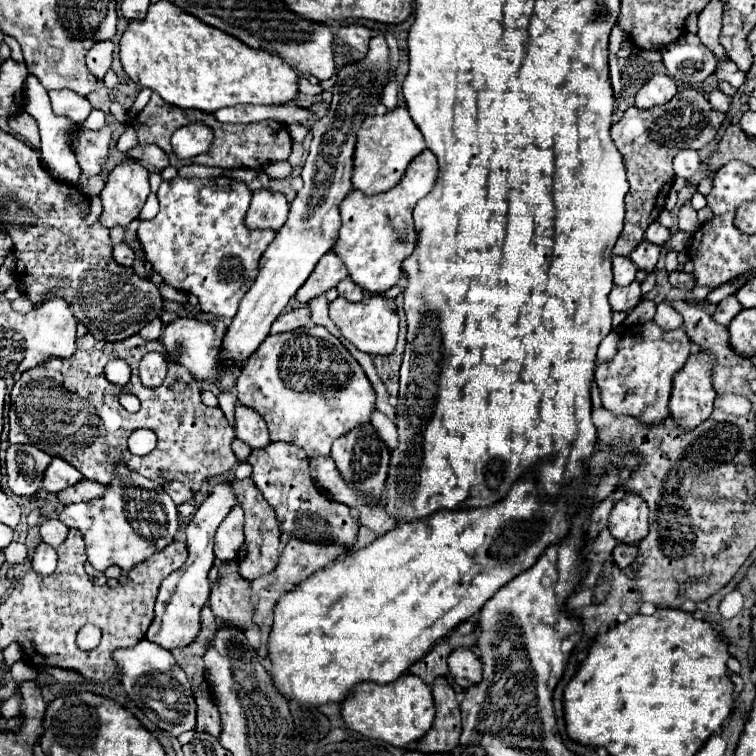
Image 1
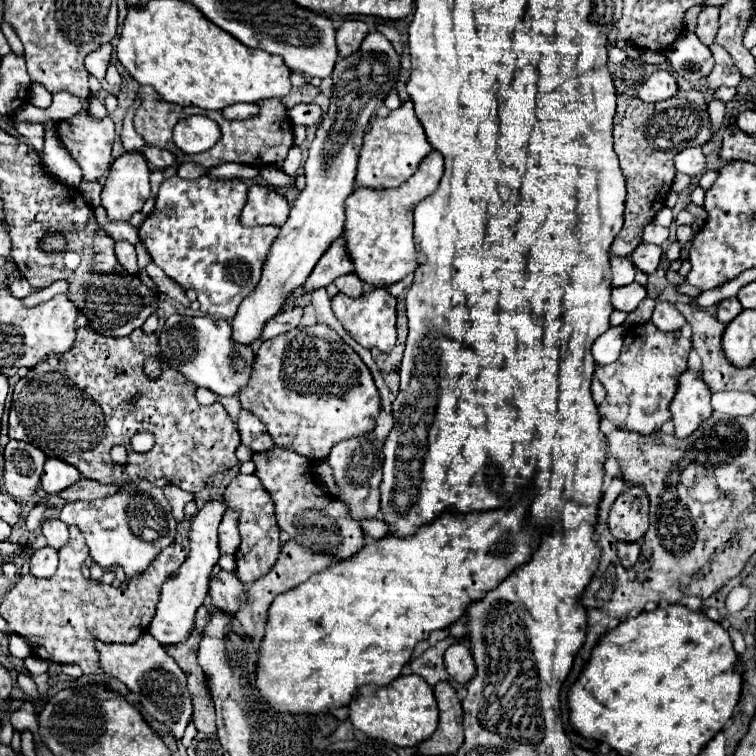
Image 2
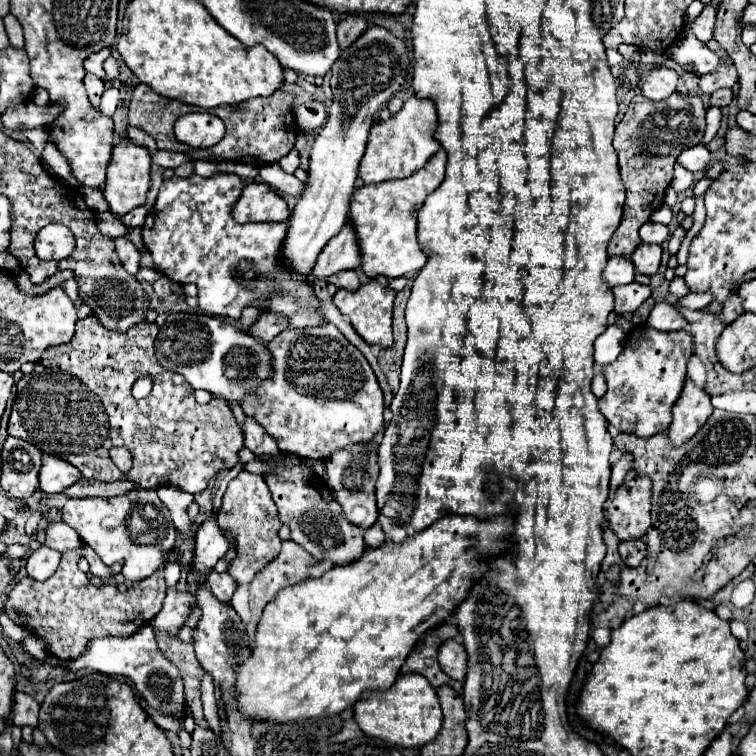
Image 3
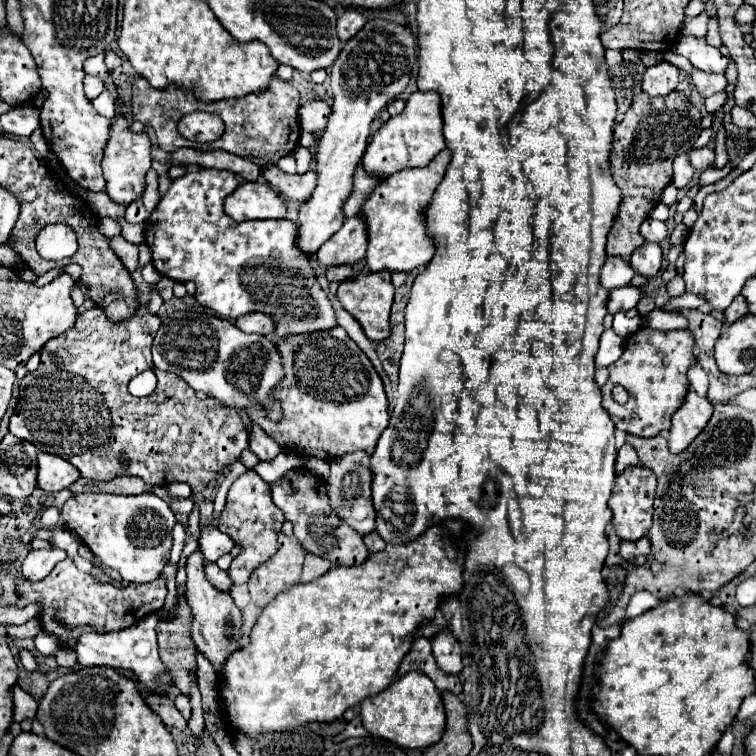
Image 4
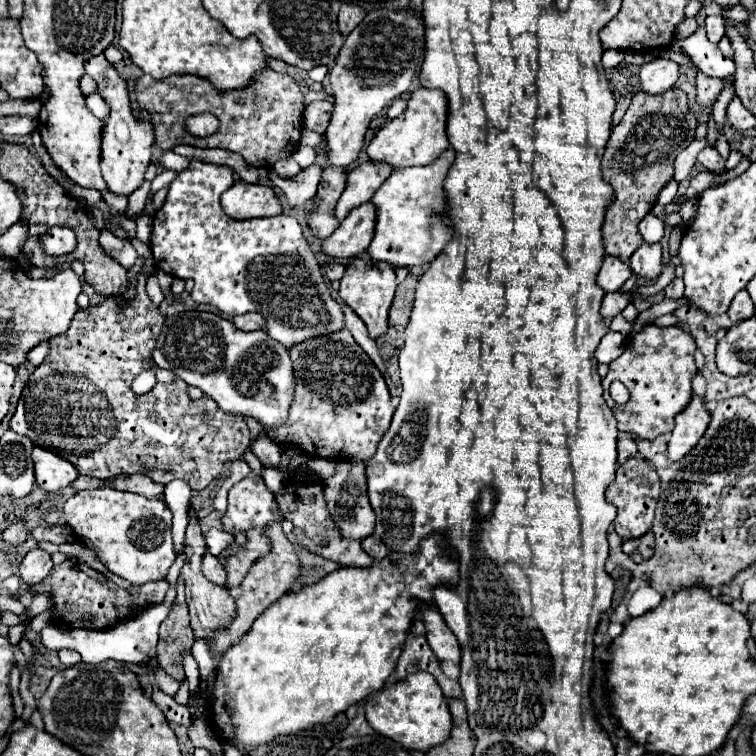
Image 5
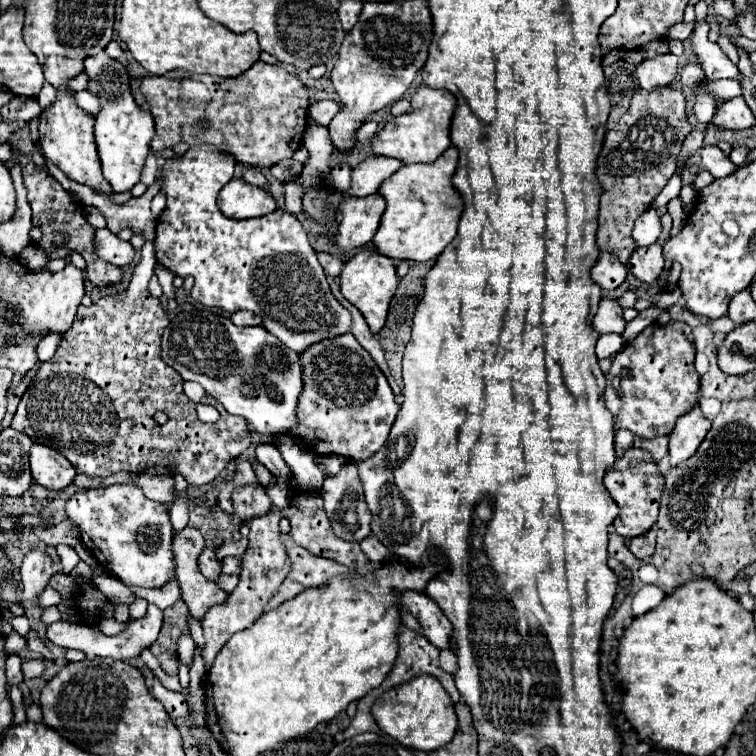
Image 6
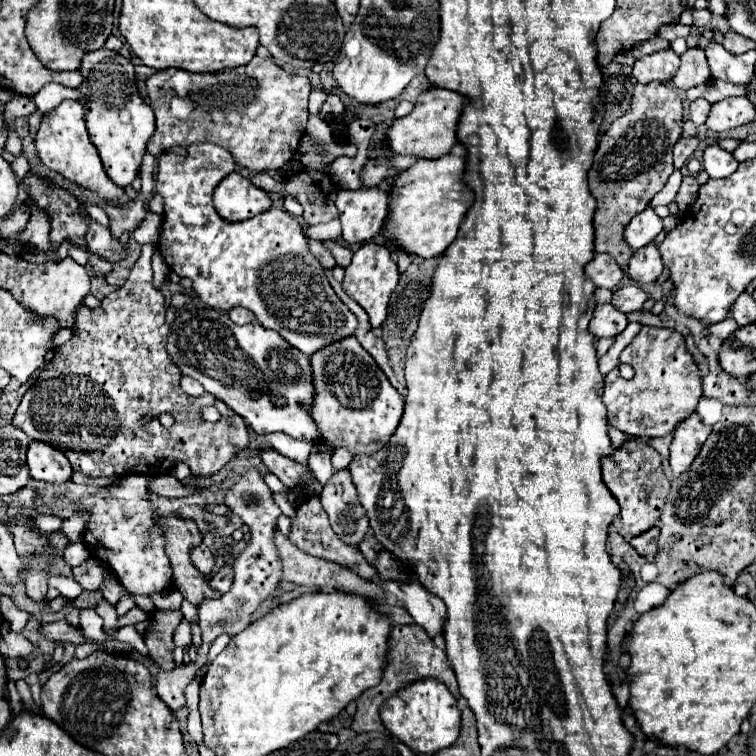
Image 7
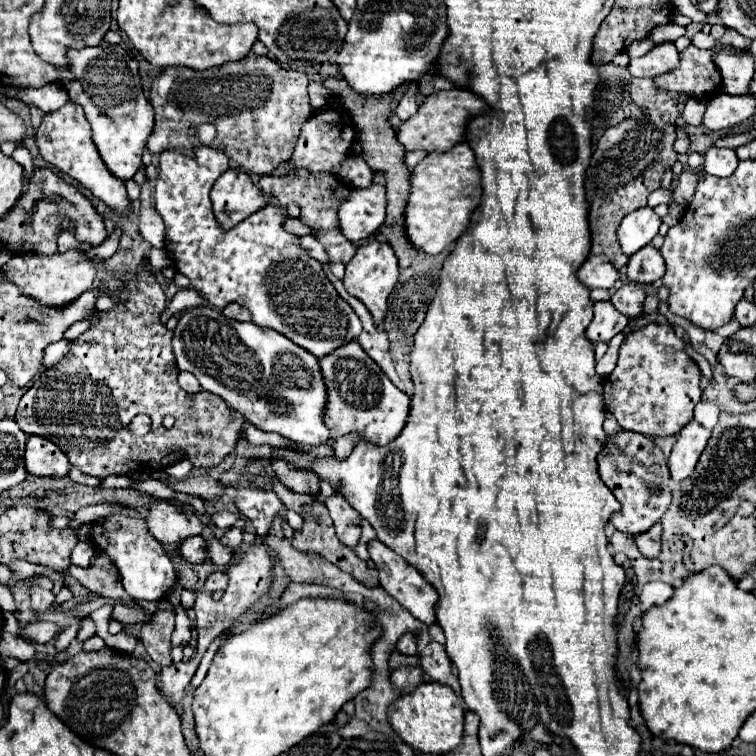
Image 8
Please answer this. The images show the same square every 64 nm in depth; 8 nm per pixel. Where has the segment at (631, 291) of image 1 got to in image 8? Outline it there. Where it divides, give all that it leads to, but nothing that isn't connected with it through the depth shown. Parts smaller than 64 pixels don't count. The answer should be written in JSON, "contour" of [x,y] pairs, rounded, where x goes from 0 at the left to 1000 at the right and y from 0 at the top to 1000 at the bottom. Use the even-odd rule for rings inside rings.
{"contour":[[[810,399],[786,402],[786,423],[775,434],[775,444],[783,452],[807,452],[817,439],[831,431],[833,421],[810,407]]]}

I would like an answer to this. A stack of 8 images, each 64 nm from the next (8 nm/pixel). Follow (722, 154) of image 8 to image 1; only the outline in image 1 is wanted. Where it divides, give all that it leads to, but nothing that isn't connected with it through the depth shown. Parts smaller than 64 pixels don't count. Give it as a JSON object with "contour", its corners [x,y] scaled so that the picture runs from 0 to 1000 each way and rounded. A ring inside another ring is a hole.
{"contour":[[[899,198],[892,206],[892,230],[894,235],[913,235],[926,222],[926,209],[915,198]]]}

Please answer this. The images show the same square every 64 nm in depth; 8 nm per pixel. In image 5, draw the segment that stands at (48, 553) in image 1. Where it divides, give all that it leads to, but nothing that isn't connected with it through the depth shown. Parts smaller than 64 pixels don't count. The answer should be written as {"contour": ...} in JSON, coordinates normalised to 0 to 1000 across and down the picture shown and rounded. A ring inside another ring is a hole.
{"contour":[[[45,725],[32,735],[26,746],[26,765],[34,770],[37,778],[42,778],[42,772],[53,772],[53,767],[66,759],[69,749],[69,735],[53,725]]]}

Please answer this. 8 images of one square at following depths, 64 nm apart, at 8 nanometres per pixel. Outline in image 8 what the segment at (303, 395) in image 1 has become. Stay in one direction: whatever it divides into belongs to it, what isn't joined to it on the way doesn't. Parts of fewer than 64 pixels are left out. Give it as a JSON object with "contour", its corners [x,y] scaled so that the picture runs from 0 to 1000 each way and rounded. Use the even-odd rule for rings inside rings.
{"contour":[[[471,450],[444,460],[442,466],[426,471],[421,476],[423,481],[423,492],[426,492],[426,500],[429,500],[429,511],[431,511],[431,519],[434,519],[434,529],[431,529],[431,540],[429,540],[429,561],[431,566],[437,569],[437,582],[447,582],[450,577],[455,574],[466,574],[471,571],[476,577],[474,585],[492,585],[492,587],[500,587],[500,590],[508,590],[513,585],[519,585],[529,569],[534,566],[537,561],[537,553],[540,553],[540,534],[542,534],[542,524],[529,519],[516,503],[513,497],[500,487],[500,481],[476,460],[476,455]]]}

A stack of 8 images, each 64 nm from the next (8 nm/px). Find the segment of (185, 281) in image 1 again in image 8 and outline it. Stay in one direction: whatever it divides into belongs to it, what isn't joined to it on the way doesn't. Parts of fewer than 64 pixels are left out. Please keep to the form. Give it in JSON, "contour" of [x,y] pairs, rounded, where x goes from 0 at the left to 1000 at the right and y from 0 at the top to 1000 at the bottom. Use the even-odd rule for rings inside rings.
{"contour":[[[278,193],[257,196],[254,204],[222,198],[212,204],[209,222],[212,222],[212,230],[206,235],[204,265],[206,265],[206,278],[214,286],[220,299],[217,328],[225,336],[233,357],[249,365],[254,373],[254,381],[262,384],[280,405],[294,410],[296,405],[315,399],[317,405],[325,405],[333,413],[336,429],[360,434],[376,442],[405,466],[413,466],[418,474],[431,471],[431,466],[444,463],[450,455],[458,455],[474,447],[479,434],[476,421],[447,392],[447,386],[431,368],[426,352],[392,323],[394,312],[376,304],[376,291],[378,291],[376,275],[352,272],[339,283],[328,286],[325,294],[317,294],[307,304],[296,304],[286,294],[280,280],[280,267],[278,267],[278,251],[288,238],[288,233],[304,222],[304,209],[296,201]]]}

